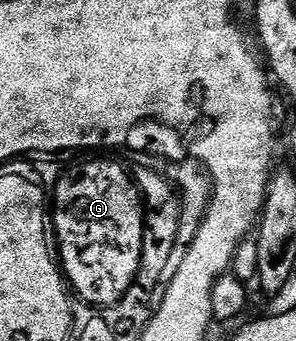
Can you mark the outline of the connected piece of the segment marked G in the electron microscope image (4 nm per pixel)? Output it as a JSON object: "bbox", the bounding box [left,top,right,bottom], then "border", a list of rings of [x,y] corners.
{"bbox":[52,160,144,302],"border":[[[117,160],[90,161],[73,167],[60,176],[52,194],[52,229],[54,233],[58,232],[56,248],[68,282],[77,283],[90,301],[112,302],[126,289],[138,265],[139,218],[144,214],[144,197],[129,170]]]}

